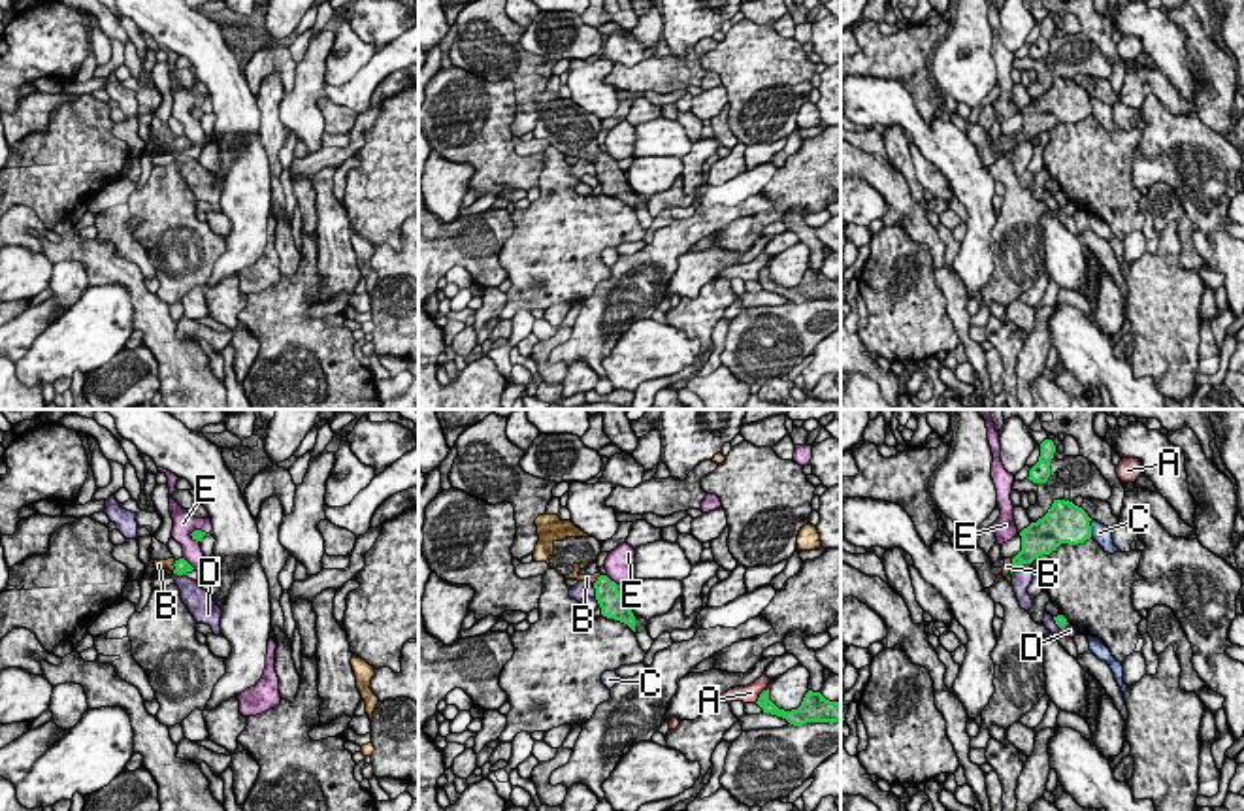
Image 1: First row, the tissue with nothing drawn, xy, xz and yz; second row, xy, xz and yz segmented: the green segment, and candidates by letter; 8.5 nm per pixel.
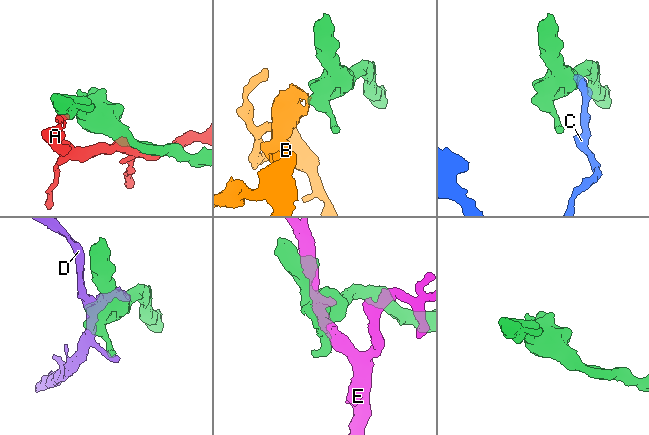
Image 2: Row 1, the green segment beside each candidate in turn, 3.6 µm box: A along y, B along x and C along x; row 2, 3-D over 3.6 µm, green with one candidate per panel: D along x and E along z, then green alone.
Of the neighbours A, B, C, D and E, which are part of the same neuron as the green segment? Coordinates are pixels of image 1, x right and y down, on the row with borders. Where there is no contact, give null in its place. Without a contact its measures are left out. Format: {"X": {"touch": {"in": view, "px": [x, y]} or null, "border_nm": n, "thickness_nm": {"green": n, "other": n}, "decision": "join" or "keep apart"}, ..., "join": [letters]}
{"A": {"touch": {"in": "xz", "px": [760, 695]}, "border_nm": 190, "thickness_nm": {"green": 120, "other": 160}, "decision": "keep apart"}, "B": {"touch": {"in": "xy", "px": [174, 564]}, "border_nm": 120, "thickness_nm": {"green": 130, "other": 90}, "decision": "join"}, "C": {"touch": {"in": "yz", "px": [1090, 529]}, "border_nm": 160, "thickness_nm": {"green": 360, "other": 160}, "decision": "keep apart"}, "D": {"touch": {"in": "yz", "px": [1020, 564]}, "border_nm": 190, "thickness_nm": {"green": 260, "other": 190}, "decision": "keep apart"}, "E": {"touch": {"in": "xy", "px": [187, 562]}, "border_nm": 150, "thickness_nm": {"green": 130, "other": 160}, "decision": "keep apart"}, "join": ["B"]}

